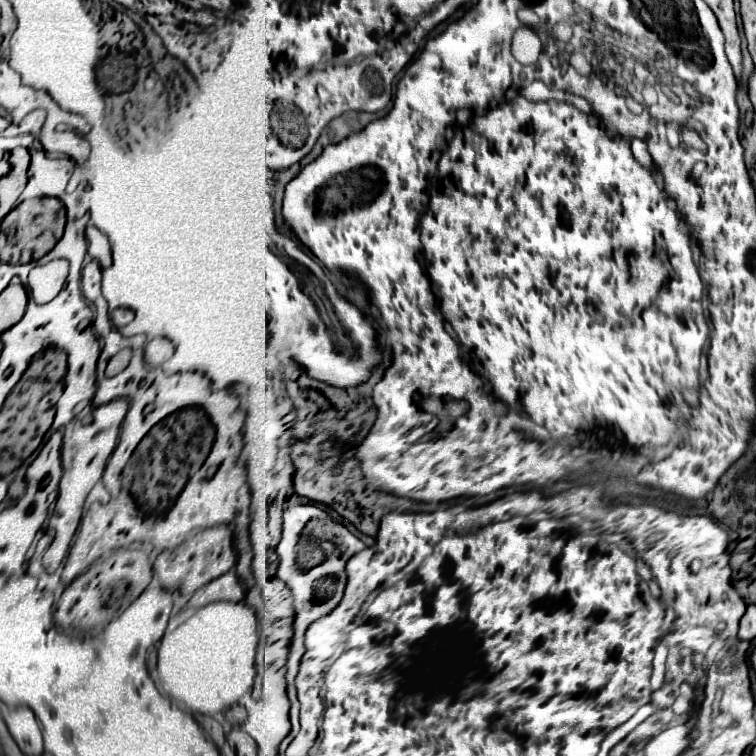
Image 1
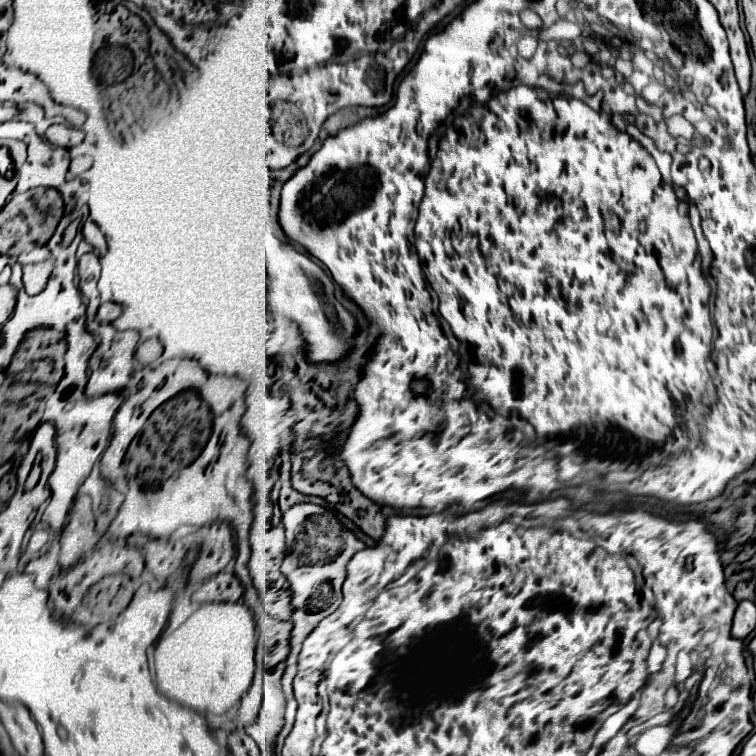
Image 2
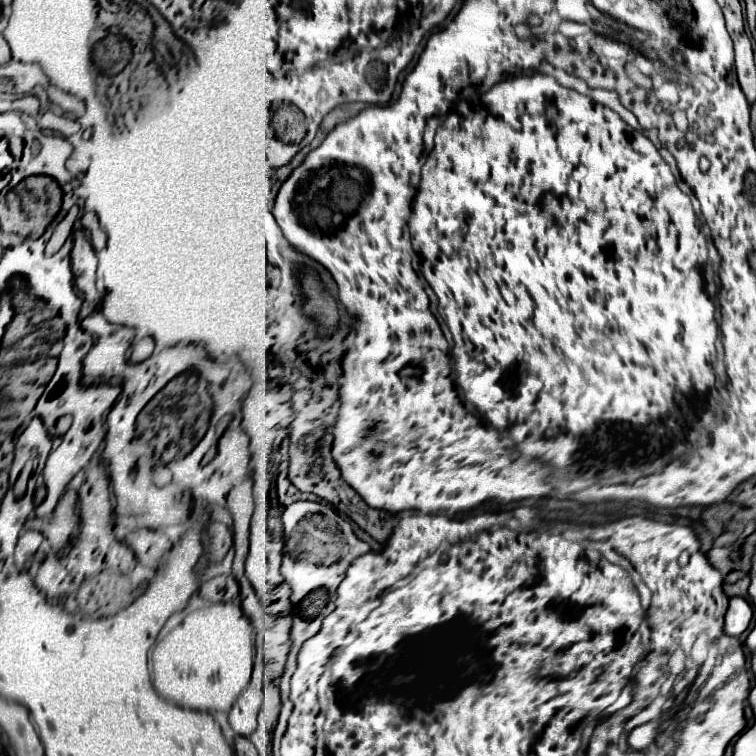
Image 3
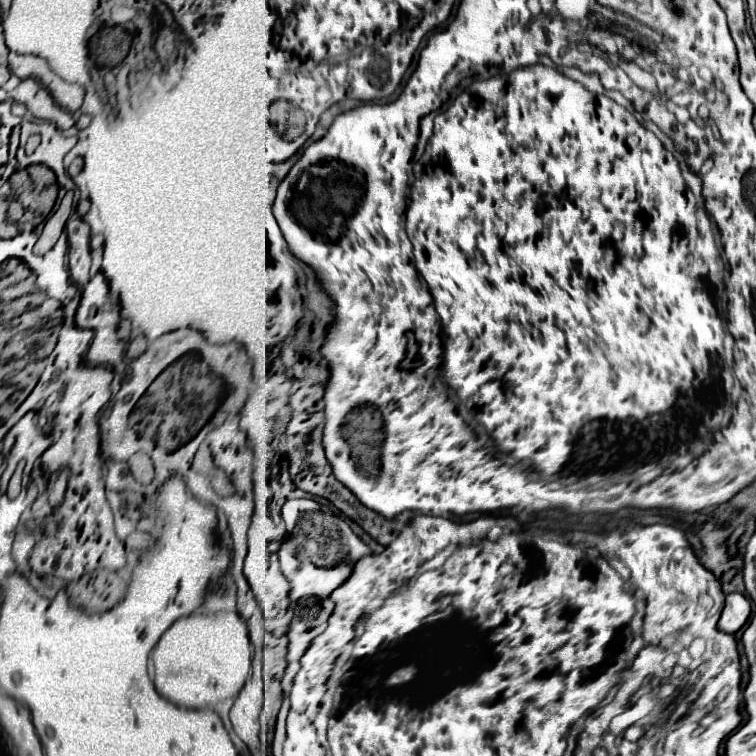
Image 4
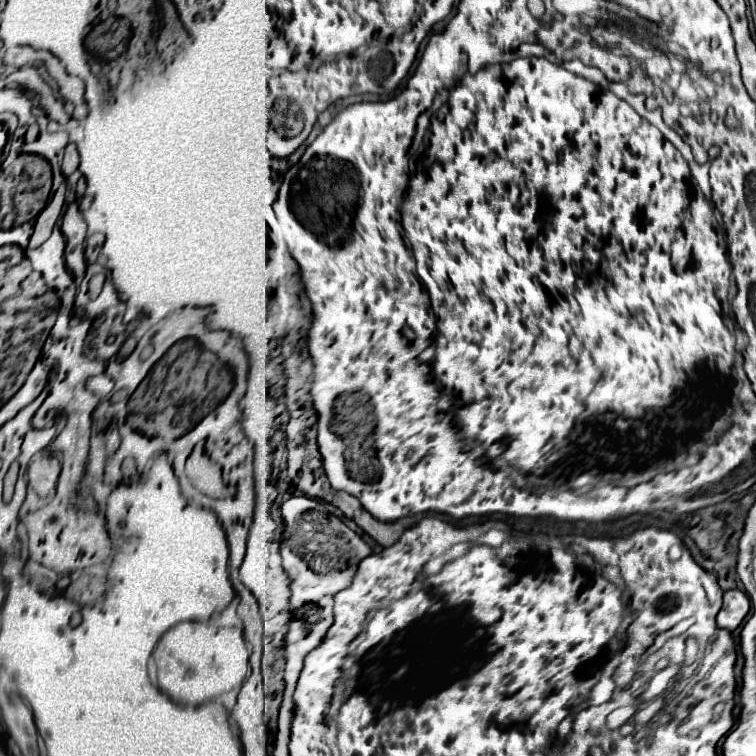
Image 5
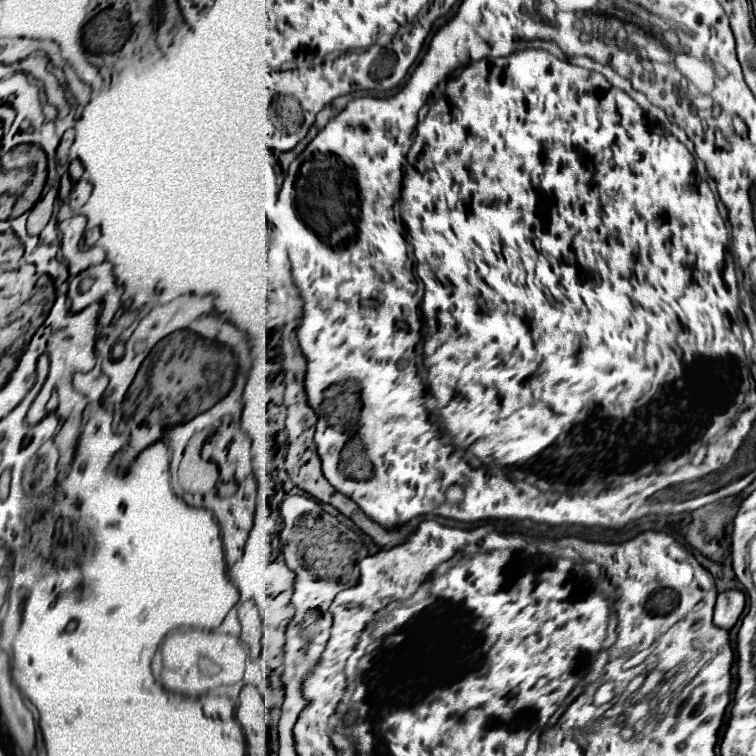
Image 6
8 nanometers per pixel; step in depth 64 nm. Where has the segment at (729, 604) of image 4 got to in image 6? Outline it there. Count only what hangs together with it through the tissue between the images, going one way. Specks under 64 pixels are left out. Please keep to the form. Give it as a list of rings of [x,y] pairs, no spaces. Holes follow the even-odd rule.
[[[740,590],[722,592],[718,596],[716,608],[714,608],[714,624],[720,626],[720,628],[730,630],[738,622],[744,606],[746,606],[744,592],[740,592]]]

